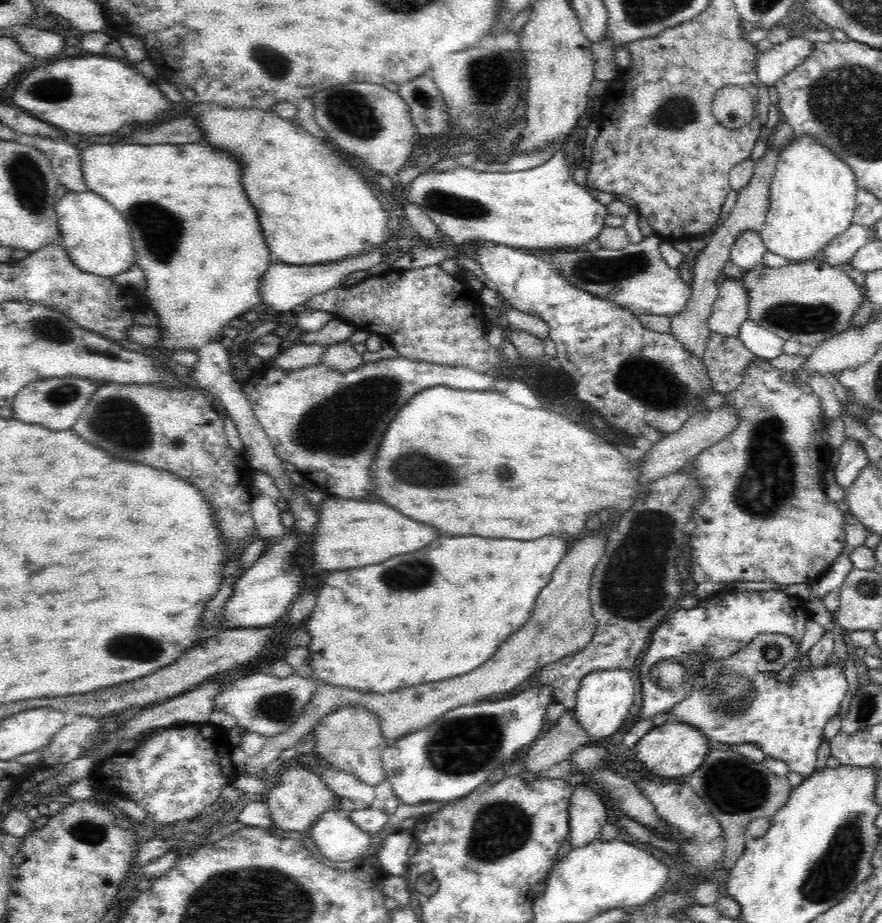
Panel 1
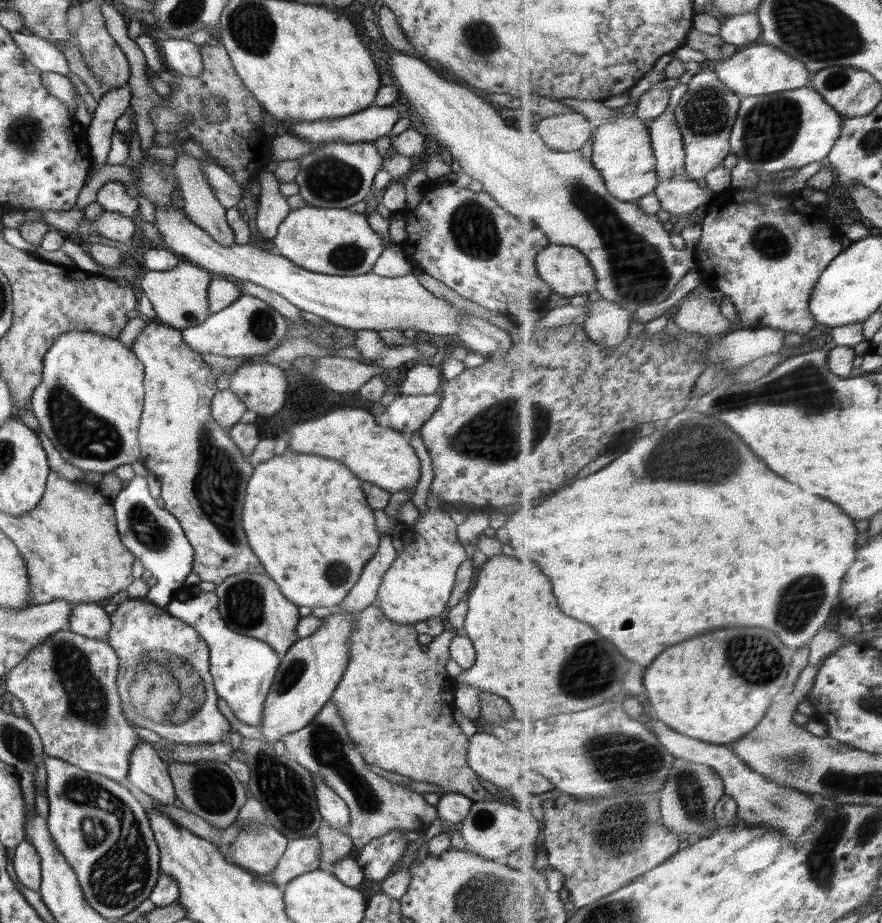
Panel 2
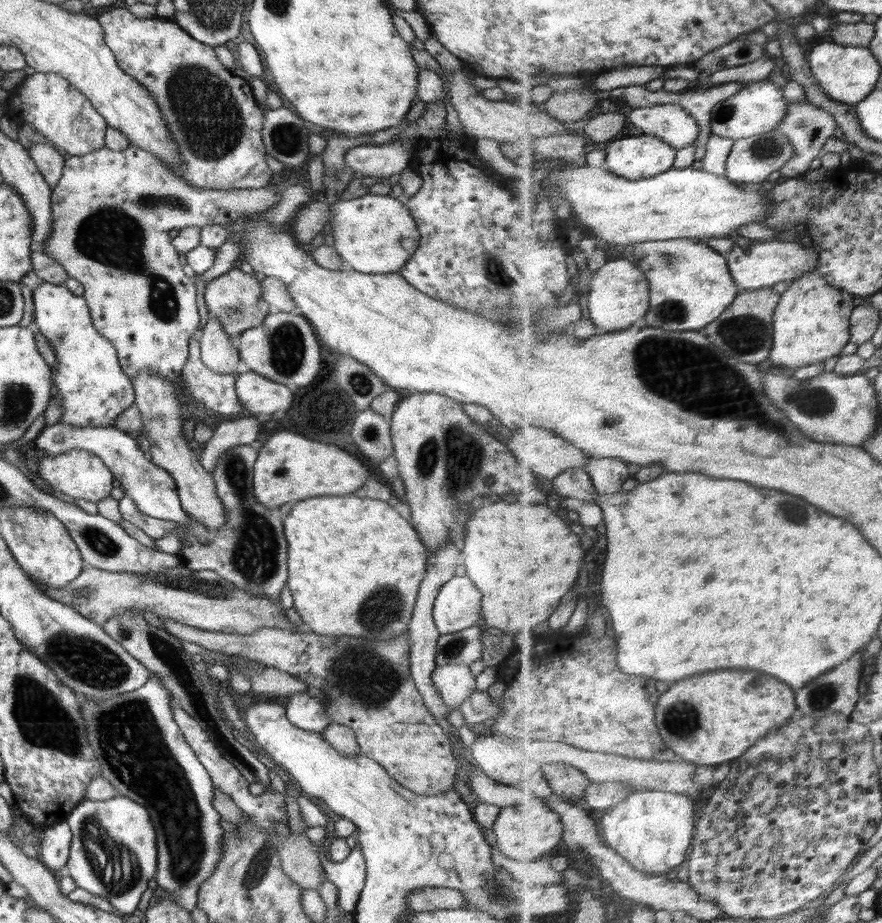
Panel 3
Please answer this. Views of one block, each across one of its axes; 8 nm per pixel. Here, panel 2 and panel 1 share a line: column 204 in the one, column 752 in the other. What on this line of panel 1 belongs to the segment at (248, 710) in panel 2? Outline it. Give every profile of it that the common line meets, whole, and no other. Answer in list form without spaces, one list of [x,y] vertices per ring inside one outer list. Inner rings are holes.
[[[722,590],[706,600],[699,600],[695,607],[683,609],[677,607],[671,615],[664,618],[652,634],[648,652],[640,665],[640,680],[643,690],[643,702],[640,708],[641,718],[654,718],[662,712],[670,713],[672,706],[680,704],[695,689],[695,683],[689,676],[684,678],[682,686],[676,690],[660,688],[649,675],[654,664],[664,659],[678,659],[684,666],[693,665],[690,656],[700,654],[703,660],[708,657],[722,661],[732,654],[740,652],[760,634],[783,634],[801,644],[804,628],[811,623],[811,616],[804,599],[790,596],[784,591],[748,591]]]

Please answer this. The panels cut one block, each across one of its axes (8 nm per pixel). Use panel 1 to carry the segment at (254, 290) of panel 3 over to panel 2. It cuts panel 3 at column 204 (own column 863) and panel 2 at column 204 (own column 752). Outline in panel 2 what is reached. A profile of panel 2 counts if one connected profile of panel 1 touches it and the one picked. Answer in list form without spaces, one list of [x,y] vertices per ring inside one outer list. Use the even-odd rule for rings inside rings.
[[[176,255],[176,257],[178,262],[172,270],[146,272],[140,282],[140,288],[146,298],[149,298],[157,314],[157,320],[180,331],[191,326],[200,326],[211,314],[207,300],[213,274],[201,266],[182,259],[182,256]]]

